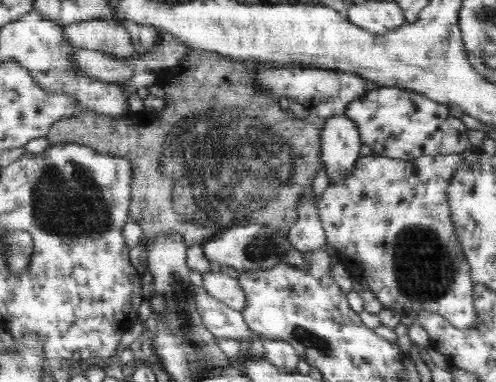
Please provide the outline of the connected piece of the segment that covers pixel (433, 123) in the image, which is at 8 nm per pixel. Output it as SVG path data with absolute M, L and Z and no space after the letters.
M393 86L373 88L364 96L352 100L345 110L345 115L356 123L362 144L370 146L376 155L388 156L394 159L414 160L424 155L462 153L471 148L468 141L468 128L462 119L450 115L451 105L441 103L410 89Z

